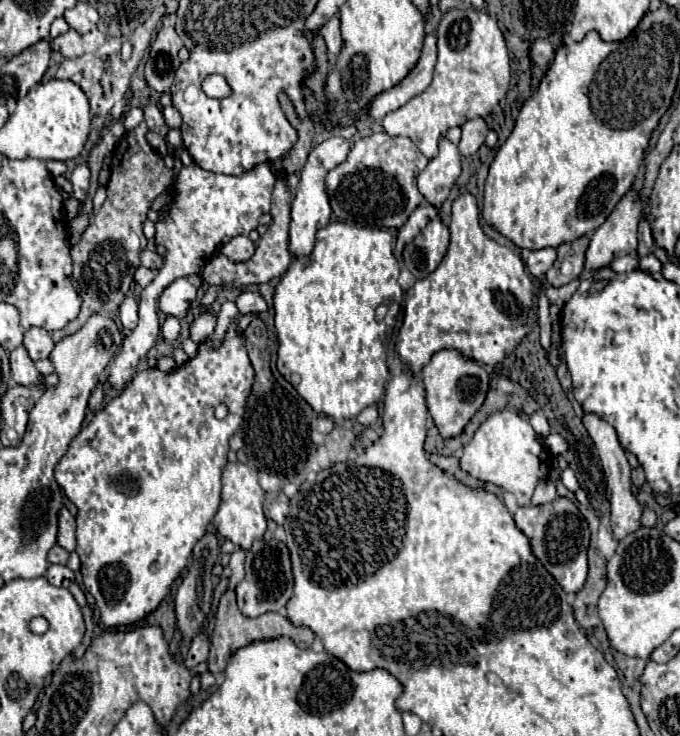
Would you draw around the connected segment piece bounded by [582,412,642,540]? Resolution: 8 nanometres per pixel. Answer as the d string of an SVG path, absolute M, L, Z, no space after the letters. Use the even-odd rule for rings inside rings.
M584 412L582 416L582 424L586 426L590 438L594 440L596 444L596 450L600 454L600 462L602 462L602 468L604 468L604 474L606 474L606 480L608 480L608 488L612 490L612 498L610 498L610 524L612 524L612 530L614 530L614 536L618 540L622 540L624 536L628 536L630 532L638 530L640 528L640 514L642 514L642 506L638 504L638 500L632 496L632 480L630 480L630 464L628 464L628 458L616 438L616 430L600 420L596 414L592 412Z

